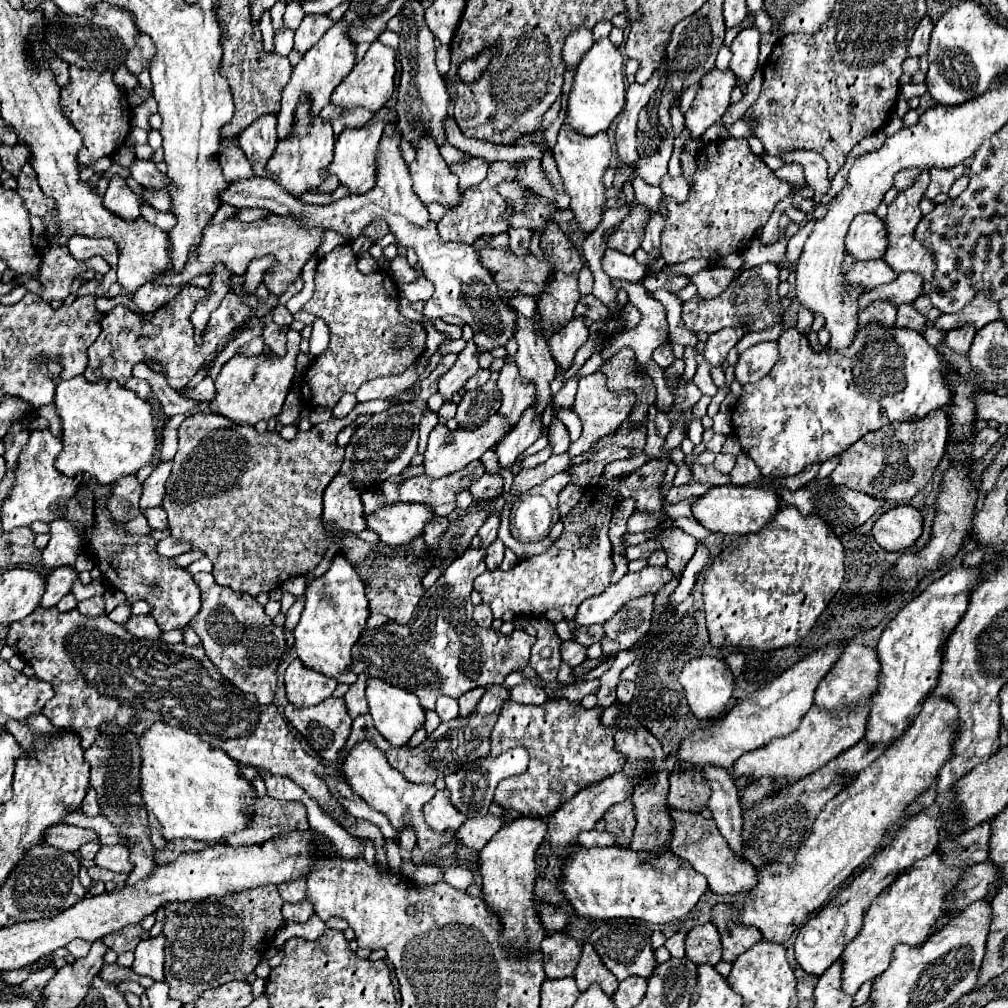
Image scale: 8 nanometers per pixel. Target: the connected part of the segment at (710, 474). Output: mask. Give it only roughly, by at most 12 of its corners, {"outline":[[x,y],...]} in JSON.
{"outline":[[694,464],[696,482],[712,486],[732,484],[730,476],[718,472],[714,466]]}

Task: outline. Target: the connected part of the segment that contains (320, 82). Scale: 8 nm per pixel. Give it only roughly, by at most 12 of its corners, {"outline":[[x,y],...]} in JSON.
{"outline":[[336,22],[294,66],[282,92],[278,140],[292,134],[302,96],[316,116],[354,66]]}

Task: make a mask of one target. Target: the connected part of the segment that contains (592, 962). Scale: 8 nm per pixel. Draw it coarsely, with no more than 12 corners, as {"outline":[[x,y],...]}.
{"outline":[[584,944],[574,978],[580,992],[592,984],[608,996],[616,976],[602,964],[592,944]]}

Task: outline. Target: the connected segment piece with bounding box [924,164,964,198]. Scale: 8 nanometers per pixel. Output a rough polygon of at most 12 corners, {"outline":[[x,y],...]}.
{"outline":[[964,166],[932,168],[926,198],[948,192]]}

